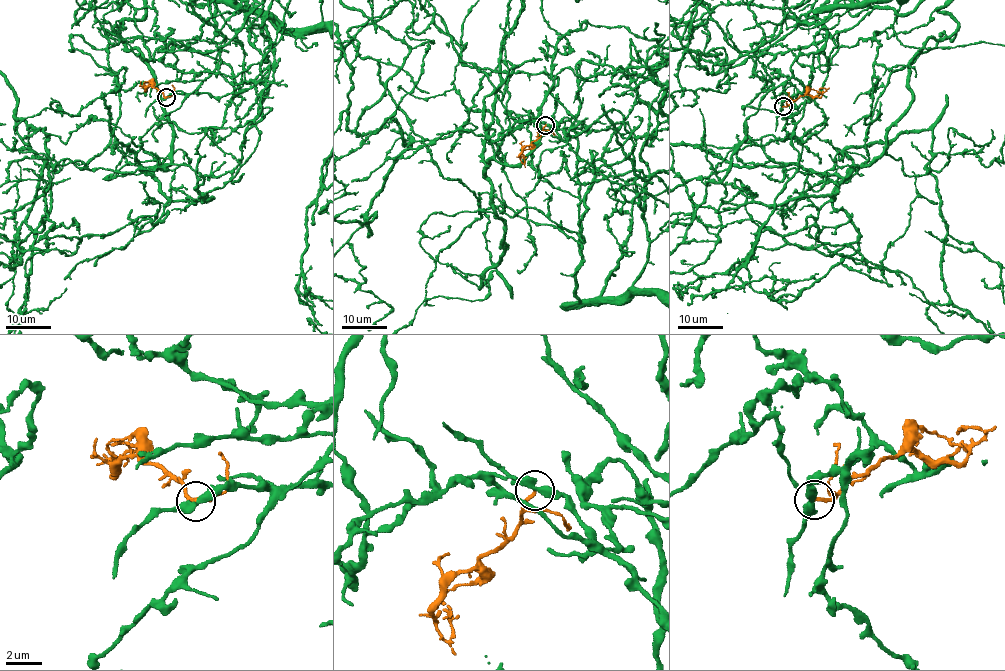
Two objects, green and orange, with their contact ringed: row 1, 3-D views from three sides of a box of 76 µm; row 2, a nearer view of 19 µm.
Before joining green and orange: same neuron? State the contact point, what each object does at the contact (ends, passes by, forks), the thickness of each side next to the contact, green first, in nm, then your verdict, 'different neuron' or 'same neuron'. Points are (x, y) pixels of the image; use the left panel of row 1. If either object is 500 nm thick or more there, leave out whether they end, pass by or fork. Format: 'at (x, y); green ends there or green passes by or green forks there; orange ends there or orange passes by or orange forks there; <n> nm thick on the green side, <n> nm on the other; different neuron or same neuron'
at (166, 97); green passes by; orange ends there; 440 nm thick on the green side, 200 nm on the other; different neuron

